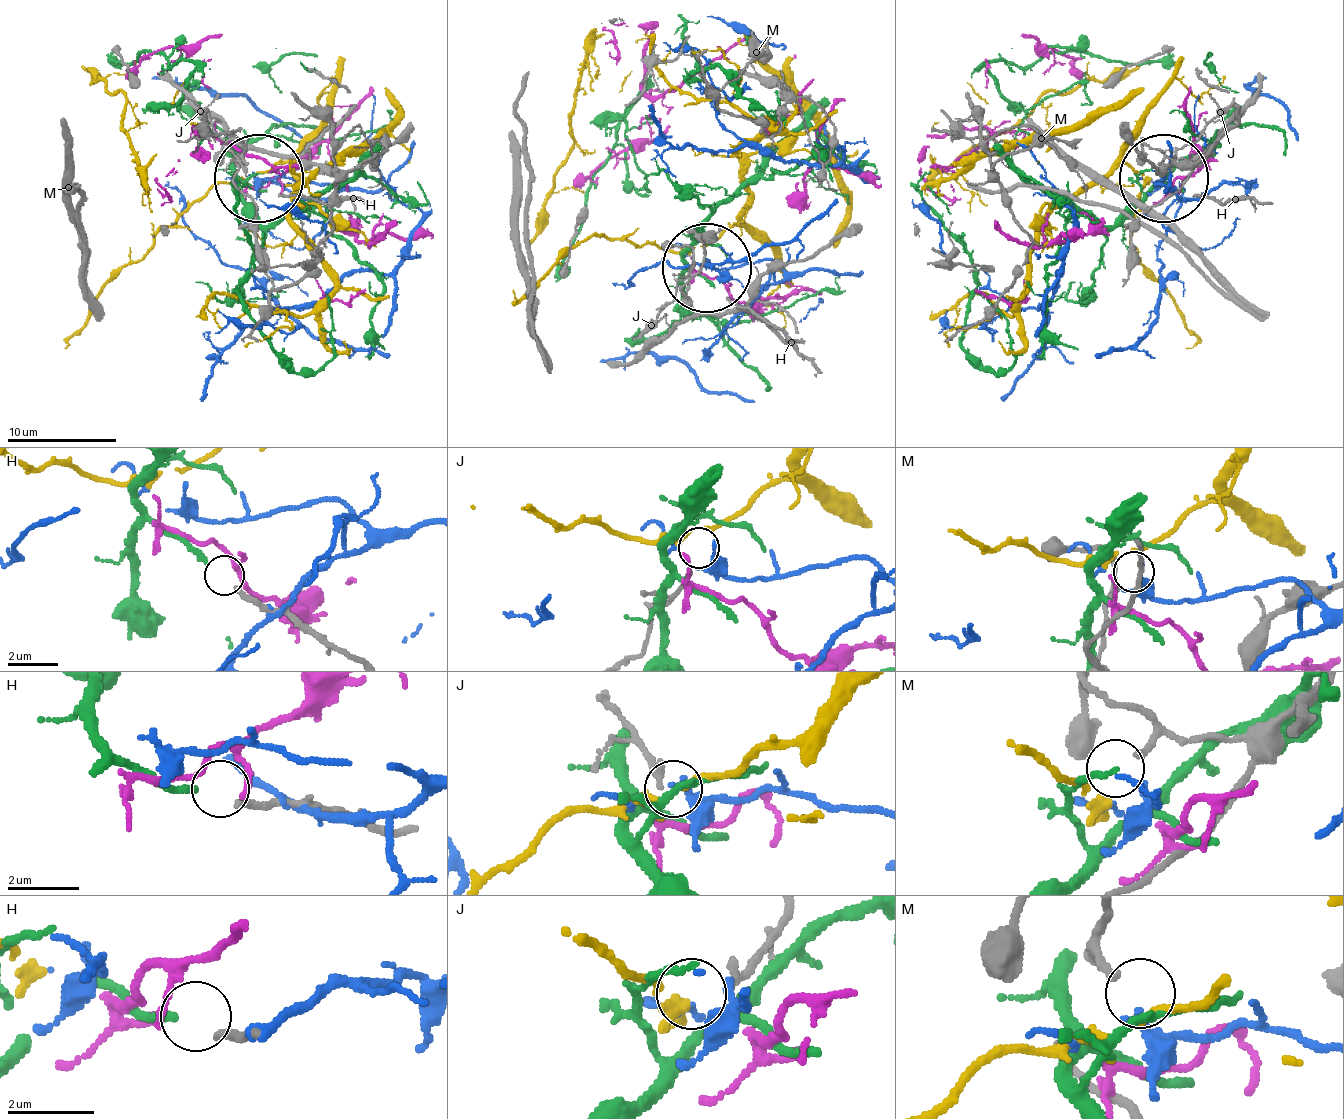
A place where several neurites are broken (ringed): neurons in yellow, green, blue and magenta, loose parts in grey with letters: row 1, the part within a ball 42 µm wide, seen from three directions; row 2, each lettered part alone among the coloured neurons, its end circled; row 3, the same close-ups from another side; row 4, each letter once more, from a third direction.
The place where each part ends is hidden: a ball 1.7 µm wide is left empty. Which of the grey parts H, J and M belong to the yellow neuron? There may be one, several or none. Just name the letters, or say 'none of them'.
J

